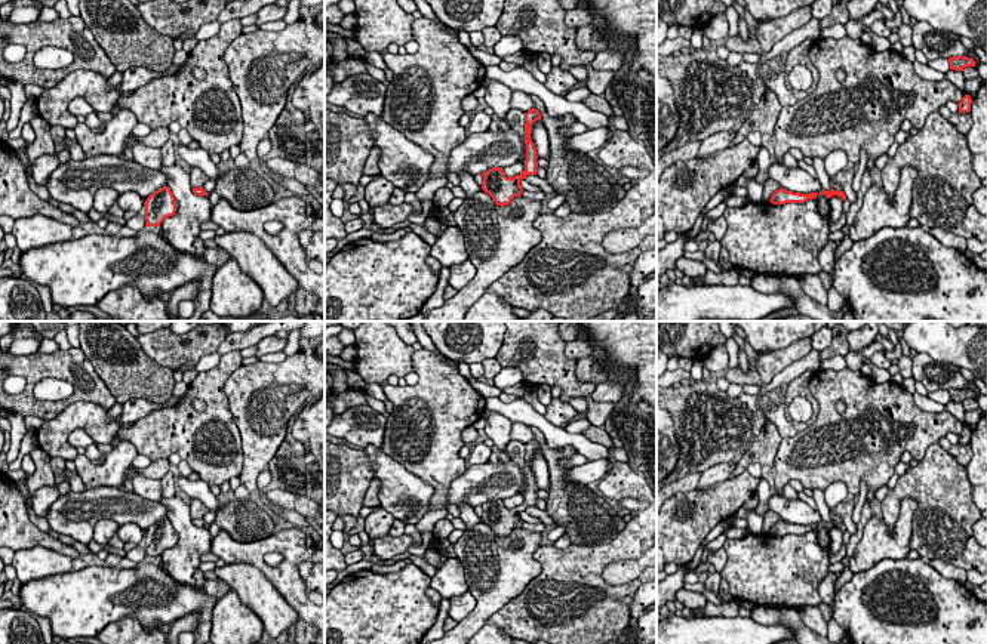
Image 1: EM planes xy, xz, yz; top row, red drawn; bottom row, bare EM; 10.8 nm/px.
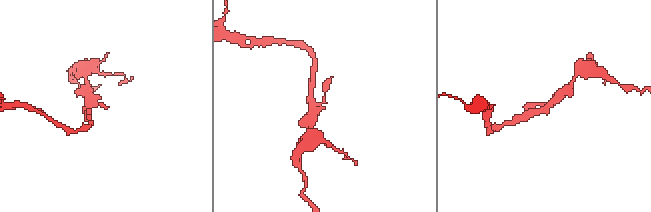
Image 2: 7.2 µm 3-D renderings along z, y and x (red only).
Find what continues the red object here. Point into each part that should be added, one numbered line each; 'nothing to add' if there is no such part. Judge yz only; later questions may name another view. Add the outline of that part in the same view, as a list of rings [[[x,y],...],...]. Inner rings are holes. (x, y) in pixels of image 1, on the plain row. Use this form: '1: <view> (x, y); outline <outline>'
nothing to add

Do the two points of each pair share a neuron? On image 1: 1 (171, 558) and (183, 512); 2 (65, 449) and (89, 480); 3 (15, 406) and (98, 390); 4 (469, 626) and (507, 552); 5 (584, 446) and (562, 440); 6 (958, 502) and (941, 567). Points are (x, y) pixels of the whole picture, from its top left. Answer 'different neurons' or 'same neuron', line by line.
1: same neuron
2: different neurons
3: same neuron
4: same neuron
5: same neuron
6: different neurons

